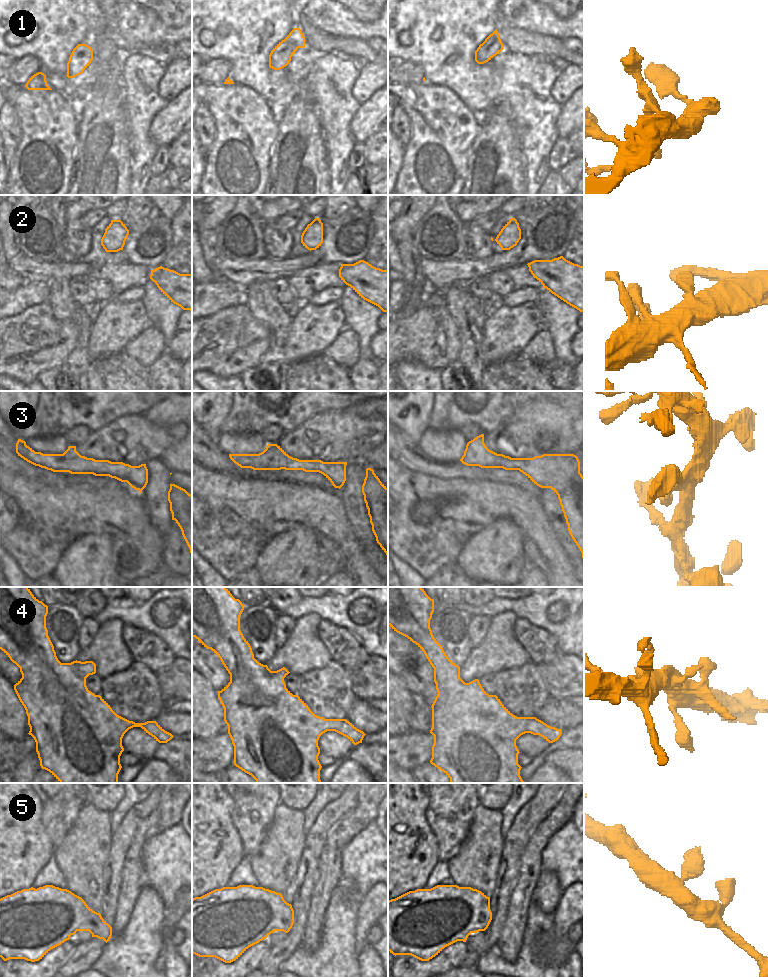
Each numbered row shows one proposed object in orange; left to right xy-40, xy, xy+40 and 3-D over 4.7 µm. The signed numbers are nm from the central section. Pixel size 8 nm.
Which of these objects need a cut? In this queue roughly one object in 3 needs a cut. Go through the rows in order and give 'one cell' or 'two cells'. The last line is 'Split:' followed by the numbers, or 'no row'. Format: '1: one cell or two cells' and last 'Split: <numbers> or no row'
1: one cell
2: one cell
3: one cell
4: one cell
5: one cell
Split: no row

